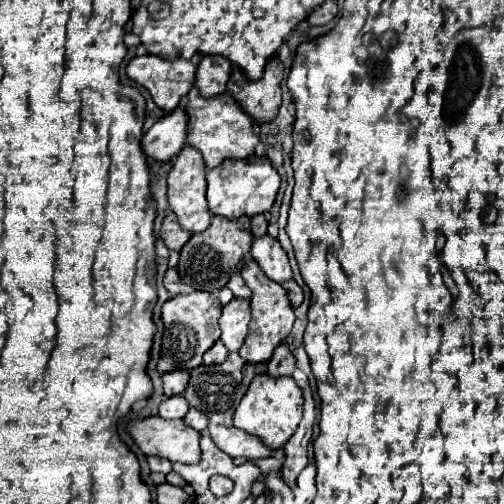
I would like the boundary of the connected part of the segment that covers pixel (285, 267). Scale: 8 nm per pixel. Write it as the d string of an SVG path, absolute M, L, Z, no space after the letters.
M260 236L252 242L250 250L252 258L258 262L258 266L264 270L266 276L270 276L276 282L284 282L292 278L292 268L288 262L288 256L280 242L272 236Z

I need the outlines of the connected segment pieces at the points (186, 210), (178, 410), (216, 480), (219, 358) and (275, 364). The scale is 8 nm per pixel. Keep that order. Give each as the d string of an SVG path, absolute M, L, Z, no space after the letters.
M184 146L182 152L176 157L176 161L168 174L168 202L170 210L178 216L178 222L184 230L188 232L204 232L210 224L210 212L208 212L208 202L206 202L206 165L202 154L192 148Z
M172 396L172 398L166 398L162 404L160 404L160 412L158 416L166 418L166 420L174 420L174 418L184 418L186 412L188 412L188 402L184 400L184 396Z
M214 476L210 480L210 490L215 496L222 497L229 494L234 487L234 483L227 477Z
M218 340L206 354L204 354L204 364L222 364L228 356L228 350L224 348L222 340Z
M280 344L280 348L274 350L270 362L268 362L268 374L270 376L292 376L296 368L296 358L290 352L288 344Z

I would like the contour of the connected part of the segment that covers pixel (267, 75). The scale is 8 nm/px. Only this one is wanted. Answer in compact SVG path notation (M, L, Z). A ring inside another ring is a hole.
M272 58L260 80L250 80L240 68L234 68L228 80L228 92L254 118L254 122L270 122L280 106L280 82L284 78L284 64Z

